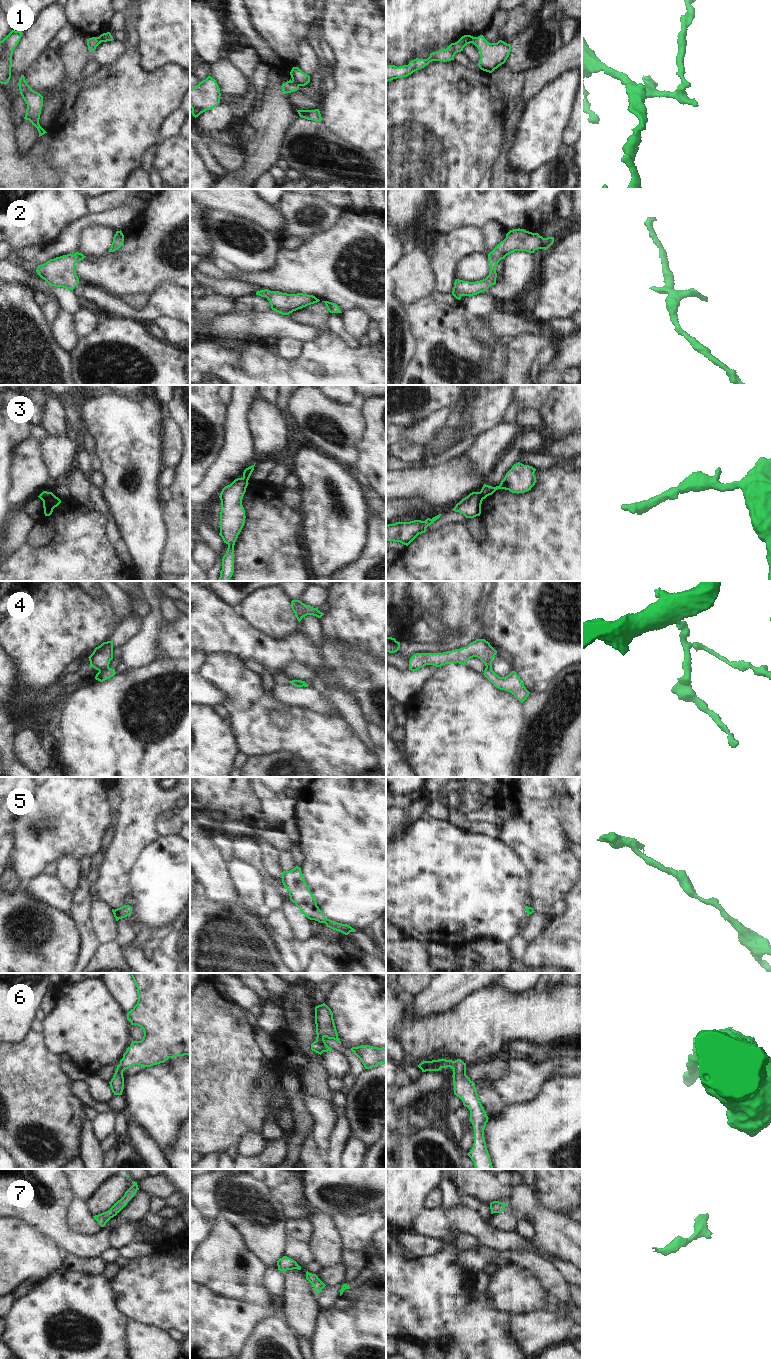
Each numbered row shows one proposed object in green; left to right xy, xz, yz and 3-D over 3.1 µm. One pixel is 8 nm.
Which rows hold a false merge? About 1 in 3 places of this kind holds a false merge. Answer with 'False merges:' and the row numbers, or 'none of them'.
False merges: 1, 3, 4

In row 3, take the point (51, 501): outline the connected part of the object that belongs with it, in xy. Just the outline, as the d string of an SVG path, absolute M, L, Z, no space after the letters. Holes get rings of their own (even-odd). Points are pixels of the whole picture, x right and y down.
M49 492L47 497L43 500L43 508L45 516L50 516L53 509L61 503L61 500L56 497L52 492Z

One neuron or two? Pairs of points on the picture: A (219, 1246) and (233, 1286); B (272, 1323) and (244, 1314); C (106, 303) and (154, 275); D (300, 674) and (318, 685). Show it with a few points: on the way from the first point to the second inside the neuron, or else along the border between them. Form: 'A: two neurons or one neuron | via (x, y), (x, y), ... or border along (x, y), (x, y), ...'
A: one neuron | via (223, 1256), (223, 1262), (233, 1272), (233, 1276)
B: two neurons | border along (281, 1315), (263, 1317), (247, 1338)
C: two neurons | border along (96, 287), (120, 297)
D: one neuron | via (305, 674), (309, 674), (315, 680)

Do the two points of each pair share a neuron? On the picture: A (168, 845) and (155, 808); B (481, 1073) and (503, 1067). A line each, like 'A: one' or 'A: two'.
A: two
B: one

